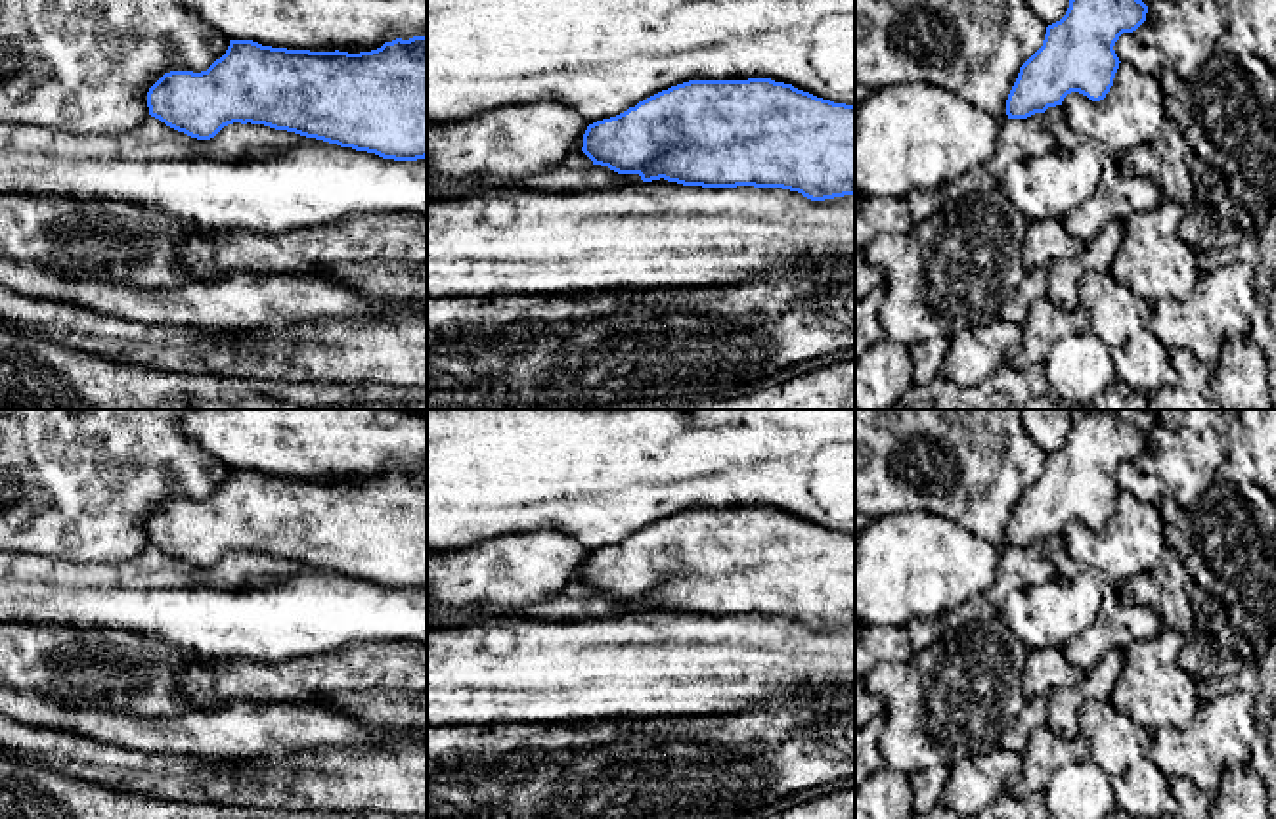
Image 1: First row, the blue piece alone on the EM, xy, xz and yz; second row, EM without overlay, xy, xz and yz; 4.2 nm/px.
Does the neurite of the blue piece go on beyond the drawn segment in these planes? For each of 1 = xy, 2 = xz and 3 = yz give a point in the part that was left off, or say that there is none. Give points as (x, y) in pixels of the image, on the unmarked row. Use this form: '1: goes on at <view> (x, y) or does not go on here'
1: does not go on here
2: does not go on here
3: does not go on here

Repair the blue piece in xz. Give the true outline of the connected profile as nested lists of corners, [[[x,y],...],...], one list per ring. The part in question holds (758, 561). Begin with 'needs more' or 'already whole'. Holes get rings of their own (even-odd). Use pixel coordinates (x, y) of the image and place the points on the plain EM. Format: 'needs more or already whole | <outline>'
already whole | [[[771,507],[689,509],[589,553],[582,580],[593,593],[639,603],[643,610],[782,616],[825,630],[855,624],[855,534]]]

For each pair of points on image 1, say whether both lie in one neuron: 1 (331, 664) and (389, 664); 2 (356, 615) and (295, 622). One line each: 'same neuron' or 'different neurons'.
1: same neuron
2: same neuron

